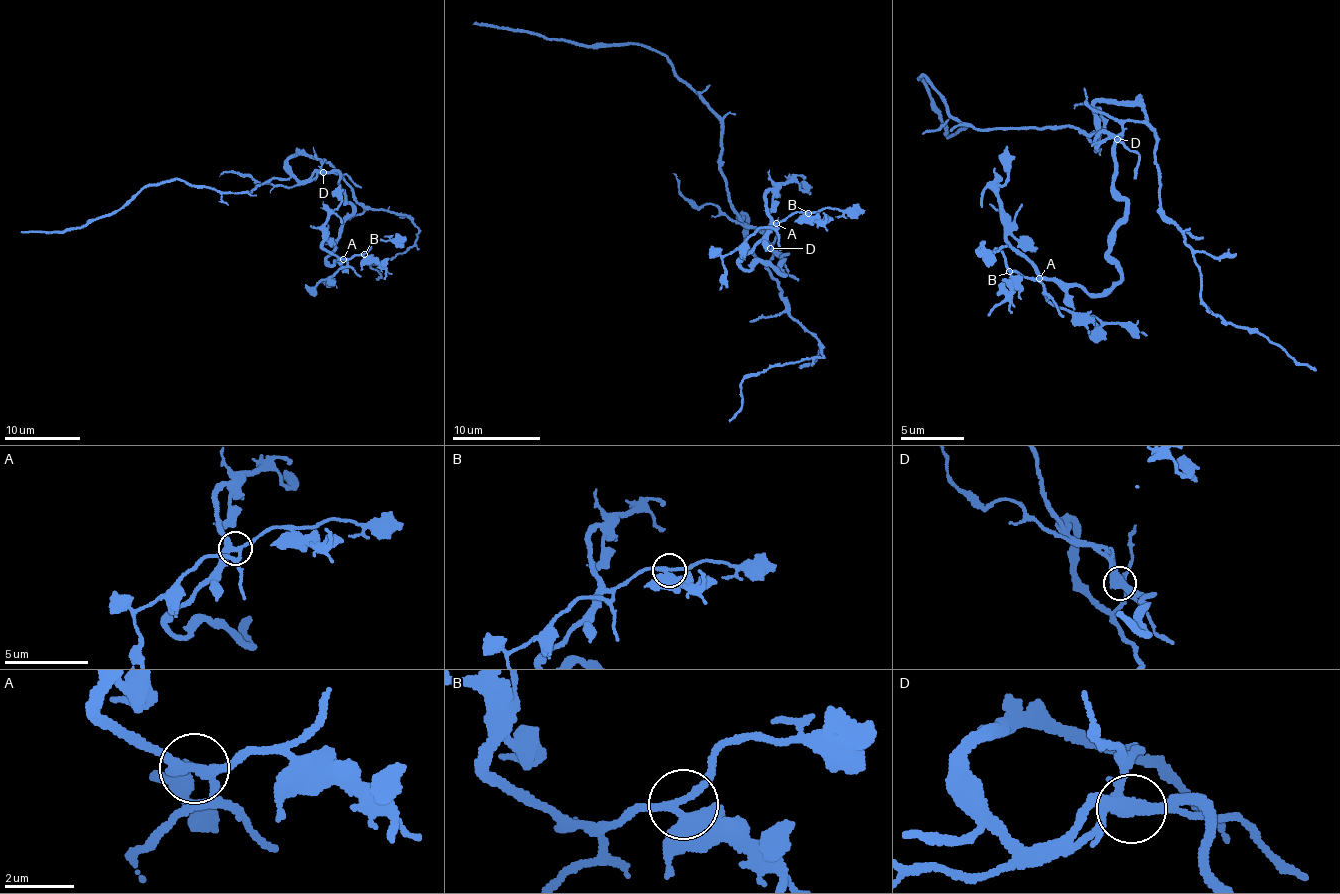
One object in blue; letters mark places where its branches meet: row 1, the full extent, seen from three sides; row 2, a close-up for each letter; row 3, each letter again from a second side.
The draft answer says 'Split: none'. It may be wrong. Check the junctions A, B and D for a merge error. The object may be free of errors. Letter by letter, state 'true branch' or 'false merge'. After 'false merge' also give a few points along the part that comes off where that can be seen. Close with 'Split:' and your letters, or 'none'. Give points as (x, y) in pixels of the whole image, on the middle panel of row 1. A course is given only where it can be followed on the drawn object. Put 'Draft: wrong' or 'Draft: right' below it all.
A: true branch
B: true branch
D: true branch
Split: none
Draft: right

